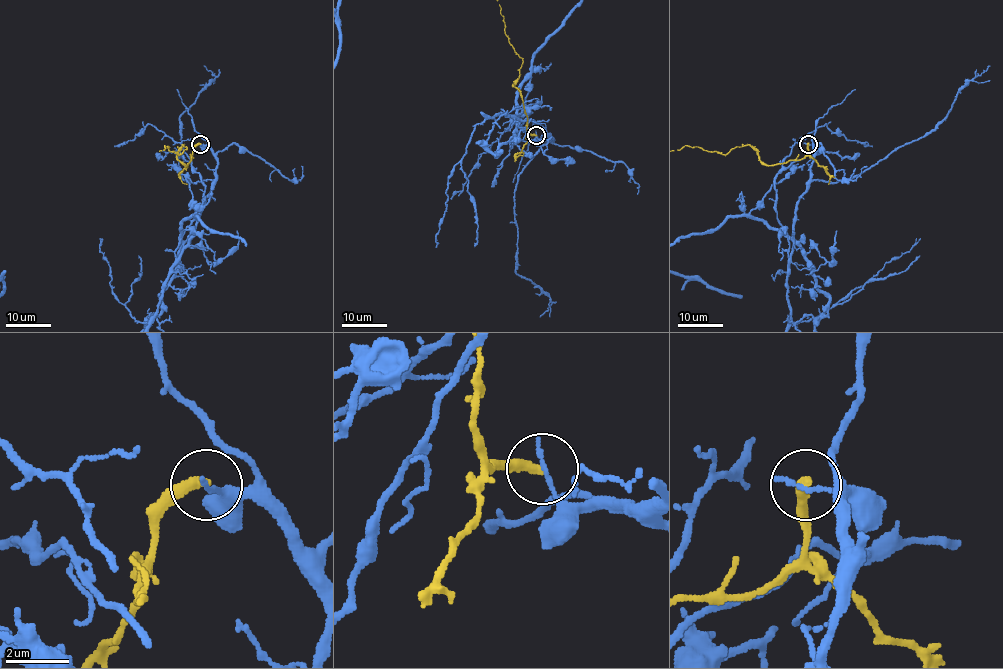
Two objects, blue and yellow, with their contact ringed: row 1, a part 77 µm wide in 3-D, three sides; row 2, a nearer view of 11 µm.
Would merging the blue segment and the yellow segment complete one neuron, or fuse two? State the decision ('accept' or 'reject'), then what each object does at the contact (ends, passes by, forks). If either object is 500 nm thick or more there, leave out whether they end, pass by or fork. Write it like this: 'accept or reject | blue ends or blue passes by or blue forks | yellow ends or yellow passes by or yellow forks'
reject | blue ends | yellow ends

